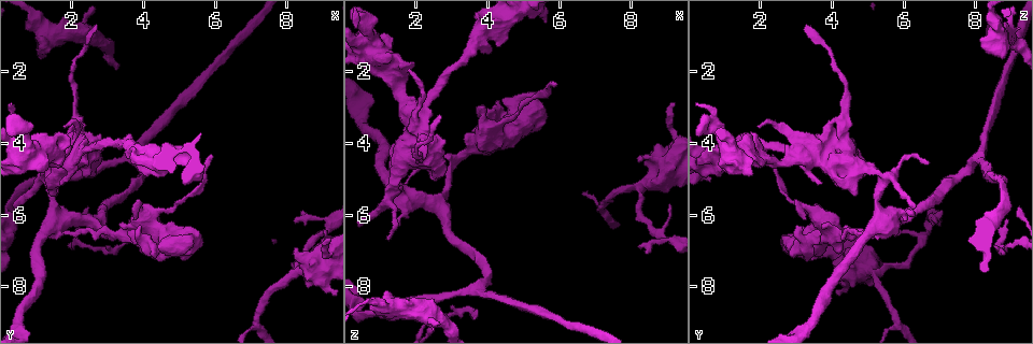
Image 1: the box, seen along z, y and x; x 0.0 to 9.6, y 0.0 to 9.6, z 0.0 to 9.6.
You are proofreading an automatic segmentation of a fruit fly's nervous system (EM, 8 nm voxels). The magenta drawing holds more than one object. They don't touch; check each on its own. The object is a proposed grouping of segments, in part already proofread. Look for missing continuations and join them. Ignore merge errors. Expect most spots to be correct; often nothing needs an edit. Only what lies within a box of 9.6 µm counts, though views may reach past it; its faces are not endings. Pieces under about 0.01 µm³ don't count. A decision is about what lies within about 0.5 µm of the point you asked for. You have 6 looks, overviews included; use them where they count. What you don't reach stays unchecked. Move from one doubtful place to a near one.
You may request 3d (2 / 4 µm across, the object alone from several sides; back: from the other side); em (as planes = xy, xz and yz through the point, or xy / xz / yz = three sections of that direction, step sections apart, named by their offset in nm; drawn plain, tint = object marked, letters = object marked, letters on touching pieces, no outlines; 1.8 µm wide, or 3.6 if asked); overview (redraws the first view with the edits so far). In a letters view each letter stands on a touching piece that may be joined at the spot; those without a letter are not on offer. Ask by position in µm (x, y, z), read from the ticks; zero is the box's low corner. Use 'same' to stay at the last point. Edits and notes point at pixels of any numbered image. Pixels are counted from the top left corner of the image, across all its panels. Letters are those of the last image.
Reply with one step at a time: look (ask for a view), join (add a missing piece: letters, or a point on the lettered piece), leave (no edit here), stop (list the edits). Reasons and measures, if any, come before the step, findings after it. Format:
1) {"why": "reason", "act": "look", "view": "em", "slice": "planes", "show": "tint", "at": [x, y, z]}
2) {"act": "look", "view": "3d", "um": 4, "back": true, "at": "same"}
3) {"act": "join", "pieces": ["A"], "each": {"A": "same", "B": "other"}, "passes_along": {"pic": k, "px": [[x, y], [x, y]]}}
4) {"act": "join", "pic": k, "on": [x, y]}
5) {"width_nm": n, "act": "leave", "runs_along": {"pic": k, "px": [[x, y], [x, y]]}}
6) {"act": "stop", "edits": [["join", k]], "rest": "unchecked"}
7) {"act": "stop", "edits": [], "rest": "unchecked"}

{"why": "abrupt turn", "act": "look", "view": "em", "slice": "planes", "show": "tint", "at": [1.75, 4.45, 3.35]}

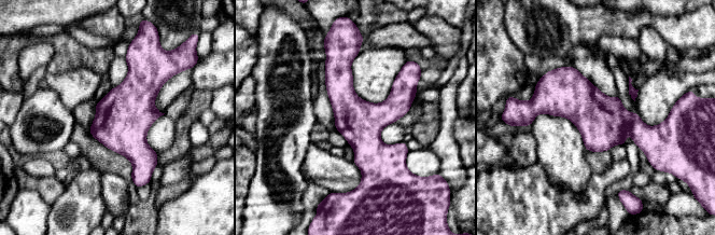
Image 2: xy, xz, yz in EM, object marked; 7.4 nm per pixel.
{"act": "look", "view": "em", "slice": "planes", "show": "letters", "at": "same"}

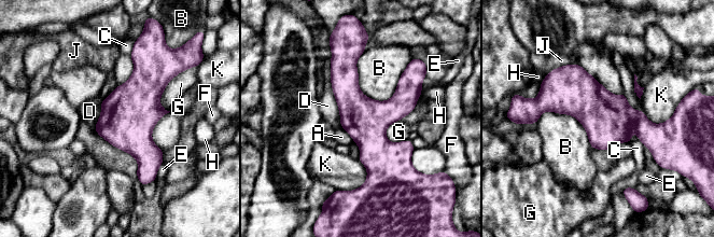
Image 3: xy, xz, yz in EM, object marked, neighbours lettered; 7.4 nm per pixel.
{"width_nm": 320, "act": "leave", "each": {"A": "other", "B": "other", "C": "other", "D": "other", "E": "other", "F": "other", "G": "other", "H": "other", "J": "other", "K": "other"}, "border": {"pic": 3, "px": [[331, 56], [331, 87], [340, 126]]}, "found": "no lettered piece goes on from it"}

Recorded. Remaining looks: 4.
{"why": "a fork", "act": "look", "view": "3d", "um": 2, "at": [3.65, 4.45, 7.95]}

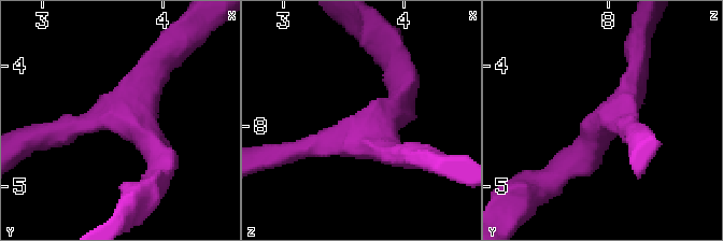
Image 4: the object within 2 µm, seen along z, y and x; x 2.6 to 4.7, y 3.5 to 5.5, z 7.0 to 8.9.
{"arms": 3, "arm_widths_nm": [190, 220, 220], "why": "need the tissue", "act": "look", "view": "em", "um": 3.6, "slice": "planes", "show": "letters", "at": [3.72, 4.44, 8.00]}

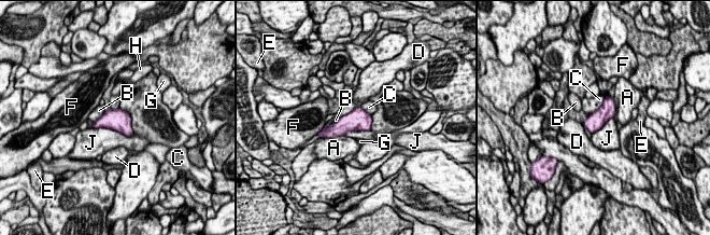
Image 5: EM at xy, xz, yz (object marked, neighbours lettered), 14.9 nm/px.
{"act": "leave", "each": {"A": "other", "B": "other", "C": "other", "D": "other", "E": "other", "F": "other", "G": "other", "H": "other", "J": "other"}, "border": {"pic": 5, "px": [[90, 126], [133, 133]]}, "found": "none of them fits"}

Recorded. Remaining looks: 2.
{"why": "sudden change in width", "act": "look", "view": "em", "um": 3.6, "slice": "yz", "step": 4, "show": "tint", "at": [4.70, 6.85, 3.40]}

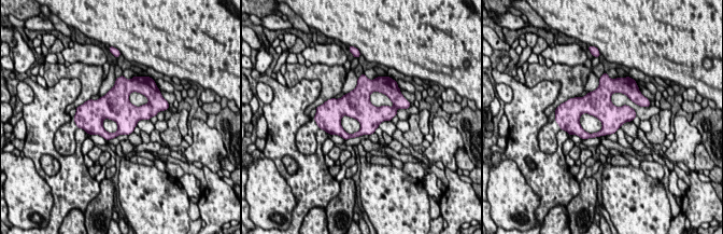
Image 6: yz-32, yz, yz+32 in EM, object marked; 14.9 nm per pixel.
{"act": "look", "view": "em", "um": 3.6, "slice": "planes", "show": "letters", "at": "same"}

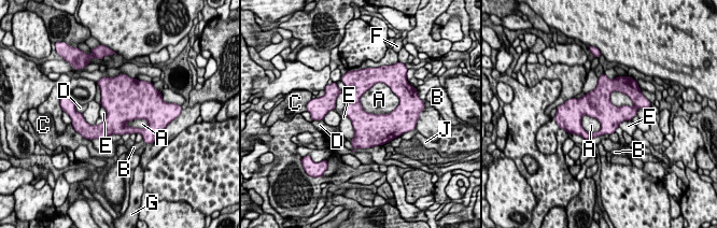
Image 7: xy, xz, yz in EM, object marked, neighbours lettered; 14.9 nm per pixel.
{"act": "leave", "each": {"A": "other", "B": "other", "C": "other", "D": "other", "E": "other", "F": "other", "G": "other", "J": "other"}, "border": {"pic": 7, "px": [[359, 99], [371, 113], [396, 108]]}, "found": "none of them fits"}

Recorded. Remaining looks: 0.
{"act": "stop", "edits": [], "rest": "unchecked"}

